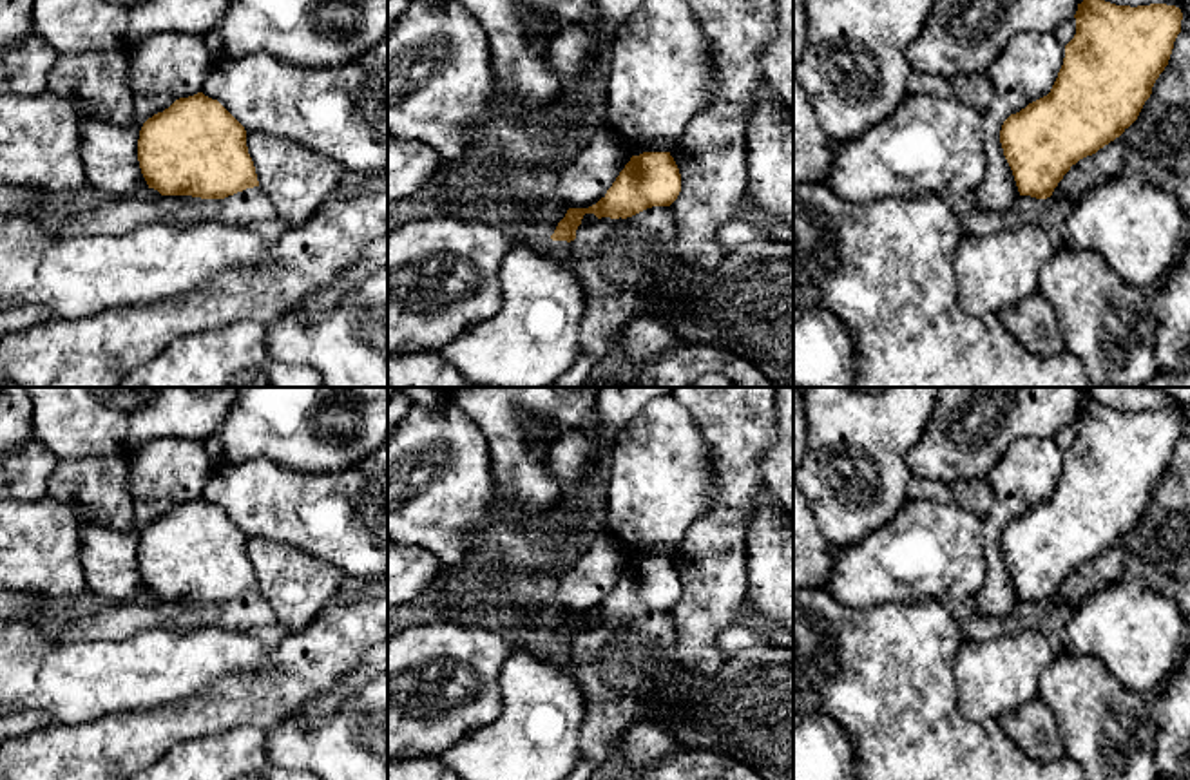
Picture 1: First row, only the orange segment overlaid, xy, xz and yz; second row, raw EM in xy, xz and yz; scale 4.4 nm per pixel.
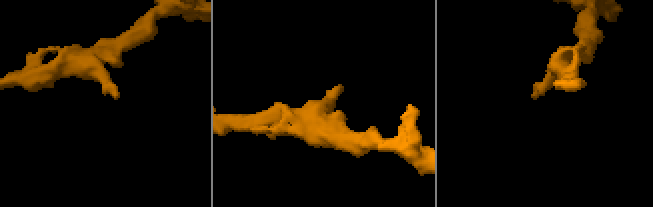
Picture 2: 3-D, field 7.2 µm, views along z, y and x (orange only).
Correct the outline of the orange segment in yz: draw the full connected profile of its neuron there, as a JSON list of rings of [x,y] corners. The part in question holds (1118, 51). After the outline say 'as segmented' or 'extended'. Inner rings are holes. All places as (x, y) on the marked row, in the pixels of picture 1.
[[[1078,4],[1076,34],[1051,92],[1000,130],[1020,195],[1047,199],[1080,159],[1119,138],[1139,116],[1181,33],[1176,5]]]; as segmented

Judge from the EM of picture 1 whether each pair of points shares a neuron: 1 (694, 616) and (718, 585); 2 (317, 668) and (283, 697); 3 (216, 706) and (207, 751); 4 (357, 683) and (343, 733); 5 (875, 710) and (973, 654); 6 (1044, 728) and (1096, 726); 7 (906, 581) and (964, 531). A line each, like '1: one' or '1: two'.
1: one
2: one
3: two
4: two
5: two
6: two
7: one

